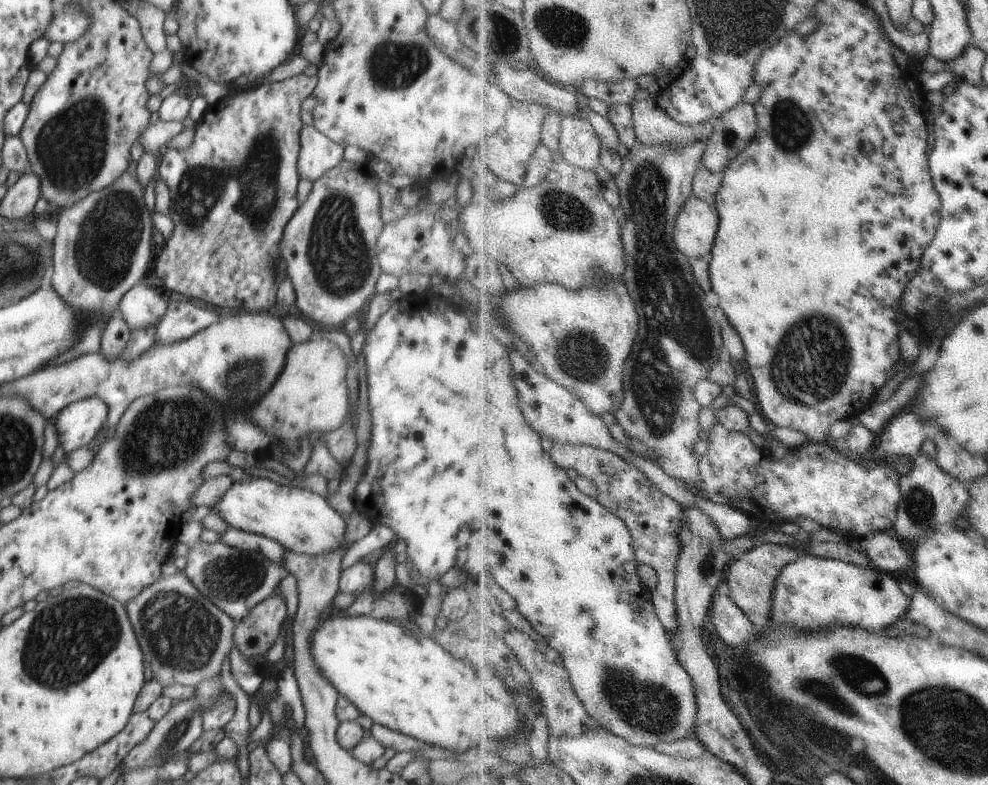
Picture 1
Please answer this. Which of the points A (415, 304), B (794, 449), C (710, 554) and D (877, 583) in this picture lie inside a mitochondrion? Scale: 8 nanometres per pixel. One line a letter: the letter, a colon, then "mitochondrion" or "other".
A: other
B: other
C: mitochondrion
D: other

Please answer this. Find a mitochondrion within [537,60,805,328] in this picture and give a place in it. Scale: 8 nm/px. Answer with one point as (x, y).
(729, 136)

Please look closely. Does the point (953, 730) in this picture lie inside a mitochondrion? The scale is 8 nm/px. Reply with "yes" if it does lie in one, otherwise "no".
yes

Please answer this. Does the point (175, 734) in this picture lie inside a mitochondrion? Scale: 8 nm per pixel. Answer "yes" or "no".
yes

